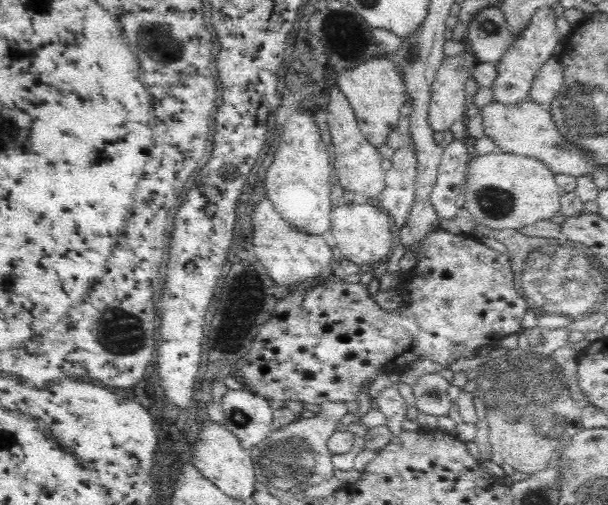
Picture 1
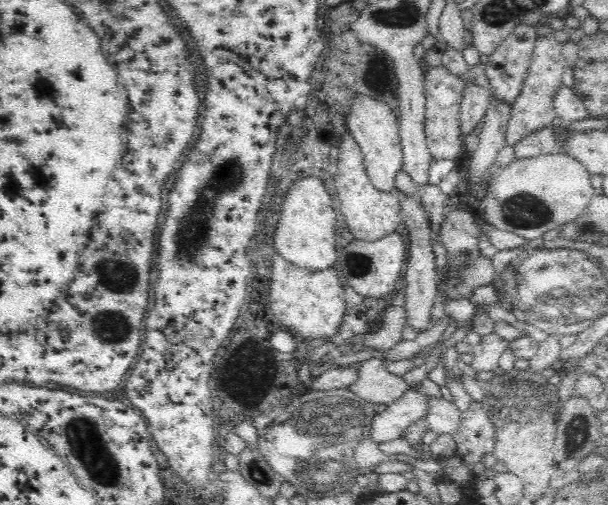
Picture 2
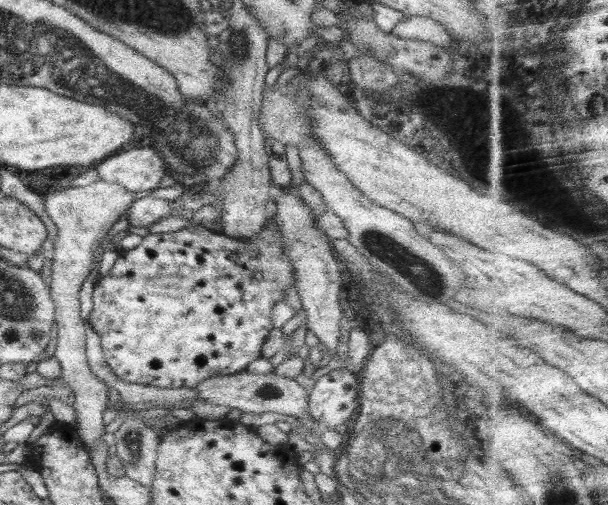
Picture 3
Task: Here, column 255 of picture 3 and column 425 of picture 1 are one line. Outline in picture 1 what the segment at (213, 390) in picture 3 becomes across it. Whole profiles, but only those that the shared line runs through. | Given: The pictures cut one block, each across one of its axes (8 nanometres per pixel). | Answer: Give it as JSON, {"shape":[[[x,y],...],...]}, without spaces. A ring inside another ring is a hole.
{"shape":[[[440,373],[420,376],[412,386],[418,410],[432,416],[447,416],[452,406],[452,400],[448,395],[450,383]]]}

